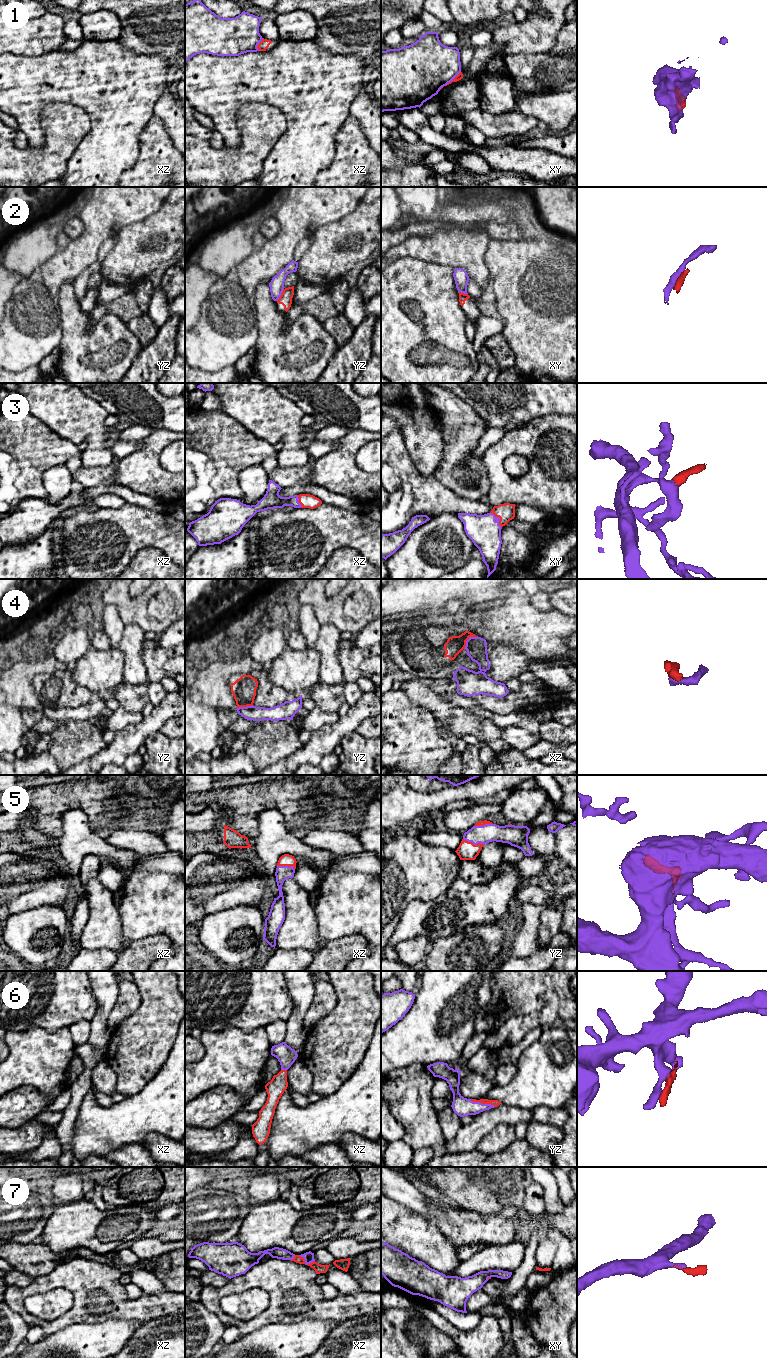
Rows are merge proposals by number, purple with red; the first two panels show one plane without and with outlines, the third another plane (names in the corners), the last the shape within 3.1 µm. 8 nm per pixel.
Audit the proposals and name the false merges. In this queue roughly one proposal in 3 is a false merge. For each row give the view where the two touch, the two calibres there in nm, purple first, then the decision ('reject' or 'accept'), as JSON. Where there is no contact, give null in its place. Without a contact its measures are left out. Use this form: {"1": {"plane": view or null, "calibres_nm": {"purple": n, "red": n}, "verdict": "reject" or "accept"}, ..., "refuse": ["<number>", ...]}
{"1": {"plane": "xy", "calibres_nm": {"purple": 420, "red": 50}, "verdict": "reject"}, "2": {"plane": "yz", "calibres_nm": {"purple": 120, "red": 100}, "verdict": "reject"}, "3": {"plane": "xy", "calibres_nm": {"purple": 240, "red": 140}, "verdict": "accept"}, "4": {"plane": "xz", "calibres_nm": {"purple": 170, "red": 140}, "verdict": "reject"}, "5": {"plane": "yz", "calibres_nm": {"purple": 150, "red": 140}, "verdict": "accept"}, "6": {"plane": "yz", "calibres_nm": {"purple": 150, "red": 50}, "verdict": "accept"}, "7": {"plane": "xz", "calibres_nm": {"purple": 80, "red": 60}, "verdict": "accept"}, "refuse": ["1", "2", "4"]}

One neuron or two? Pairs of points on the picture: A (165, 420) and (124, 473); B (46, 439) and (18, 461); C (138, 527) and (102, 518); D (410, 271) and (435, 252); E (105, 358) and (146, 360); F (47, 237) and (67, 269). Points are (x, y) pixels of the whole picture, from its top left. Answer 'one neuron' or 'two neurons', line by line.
A: two neurons
B: one neuron
C: one neuron
D: two neurons
E: two neurons
F: two neurons

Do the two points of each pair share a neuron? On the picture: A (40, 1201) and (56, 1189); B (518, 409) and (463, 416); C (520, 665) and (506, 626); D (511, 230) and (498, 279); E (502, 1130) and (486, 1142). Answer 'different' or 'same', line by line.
A: different
B: different
C: different
D: different
E: same

